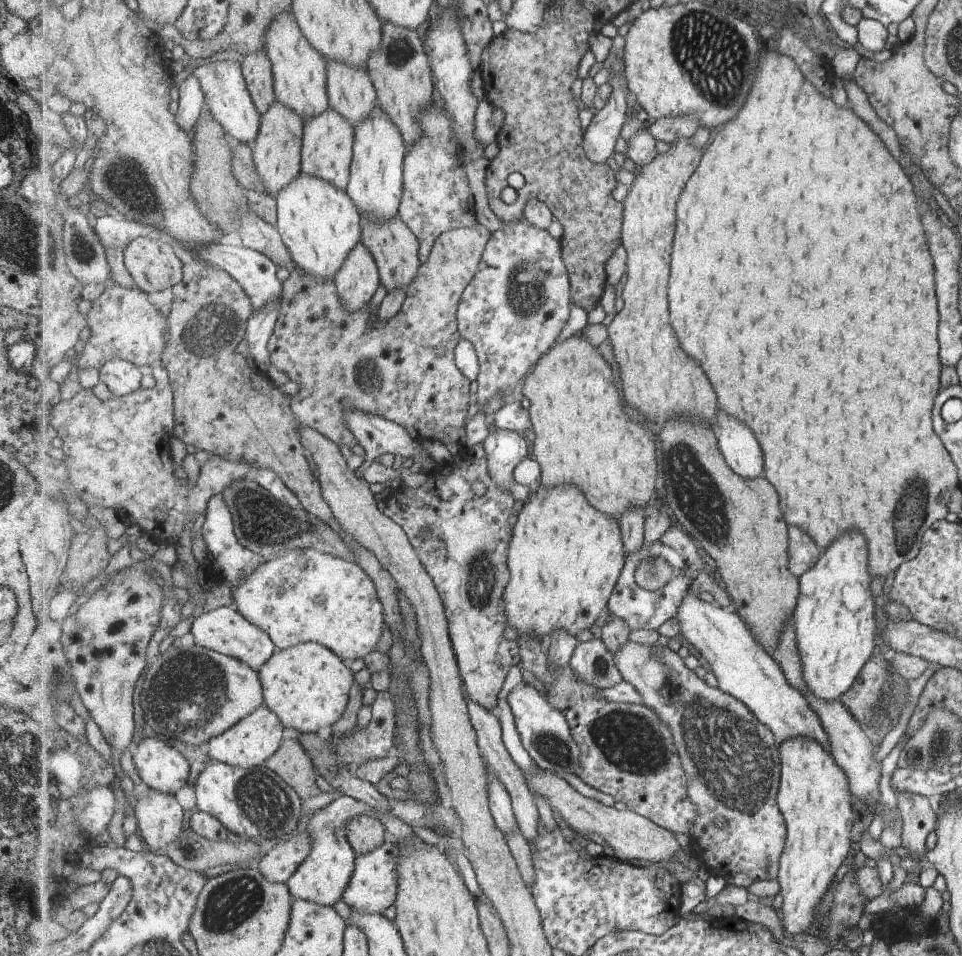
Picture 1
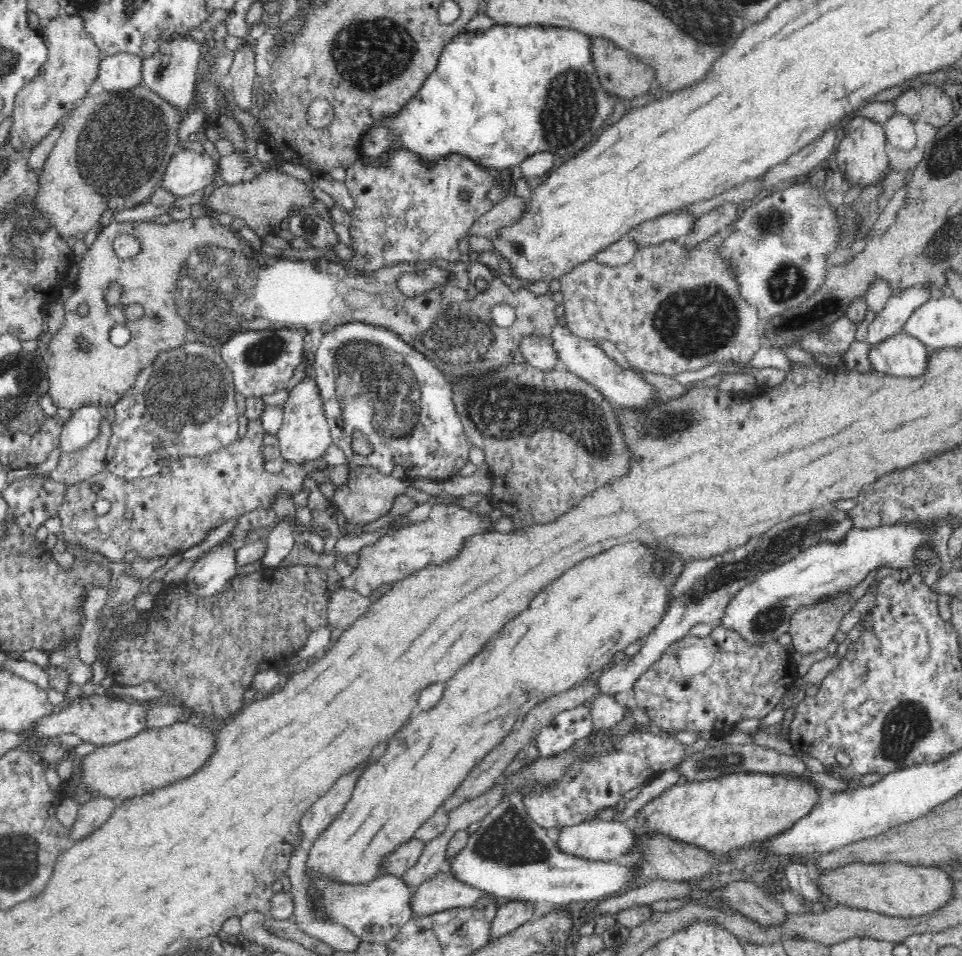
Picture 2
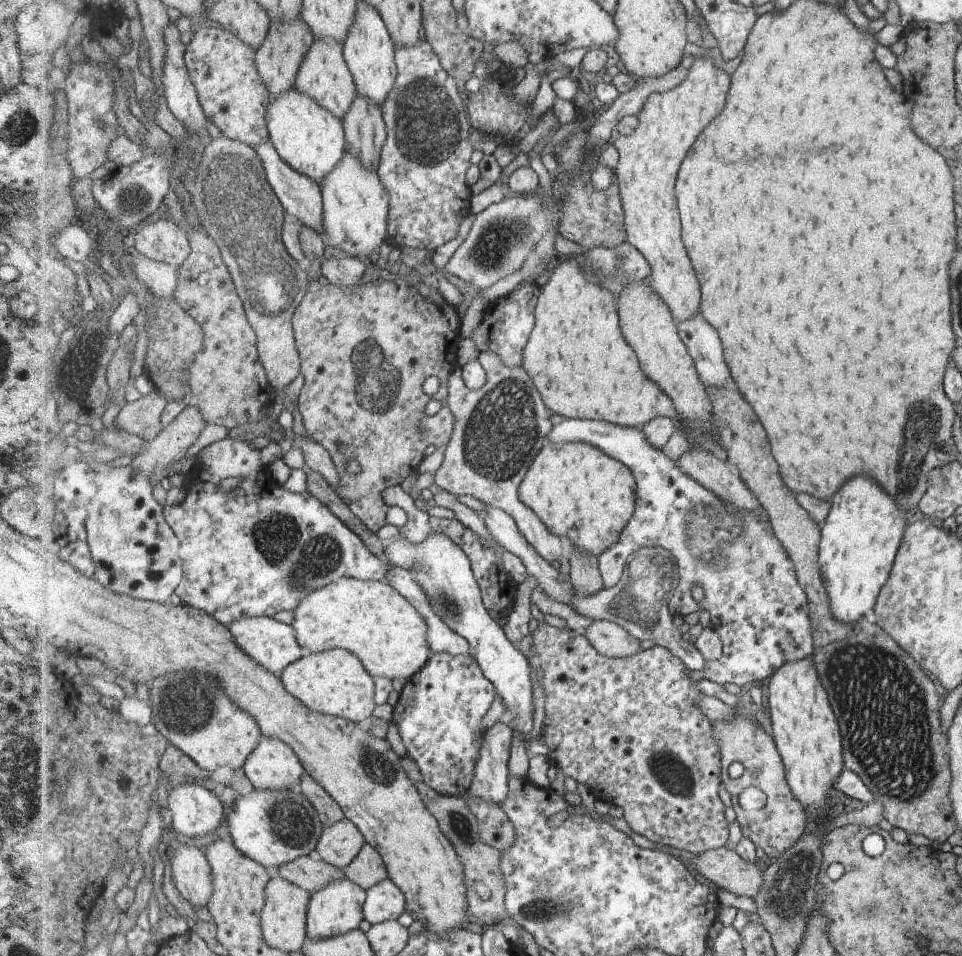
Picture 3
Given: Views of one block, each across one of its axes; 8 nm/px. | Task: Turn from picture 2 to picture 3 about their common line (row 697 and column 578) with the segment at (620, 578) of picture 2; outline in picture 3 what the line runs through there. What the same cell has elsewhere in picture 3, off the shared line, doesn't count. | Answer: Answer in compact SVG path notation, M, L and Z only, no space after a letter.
M549 440L527 472L518 494L523 505L553 534L559 534L567 543L575 544L575 548L584 550L587 554L599 556L610 550L611 544L619 540L625 526L634 516L637 491L638 482L633 470L617 458L605 454L599 446L593 446L589 442L563 442L555 445Z

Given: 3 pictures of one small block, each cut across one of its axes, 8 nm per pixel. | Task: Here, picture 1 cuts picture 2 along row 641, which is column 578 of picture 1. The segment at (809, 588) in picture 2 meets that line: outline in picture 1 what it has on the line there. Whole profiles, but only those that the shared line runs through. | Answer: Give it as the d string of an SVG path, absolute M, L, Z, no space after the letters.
M522 682L509 694L508 704L524 749L541 769L577 776L582 770L582 748L575 741L566 716L549 702L547 696L542 696L537 688Z

